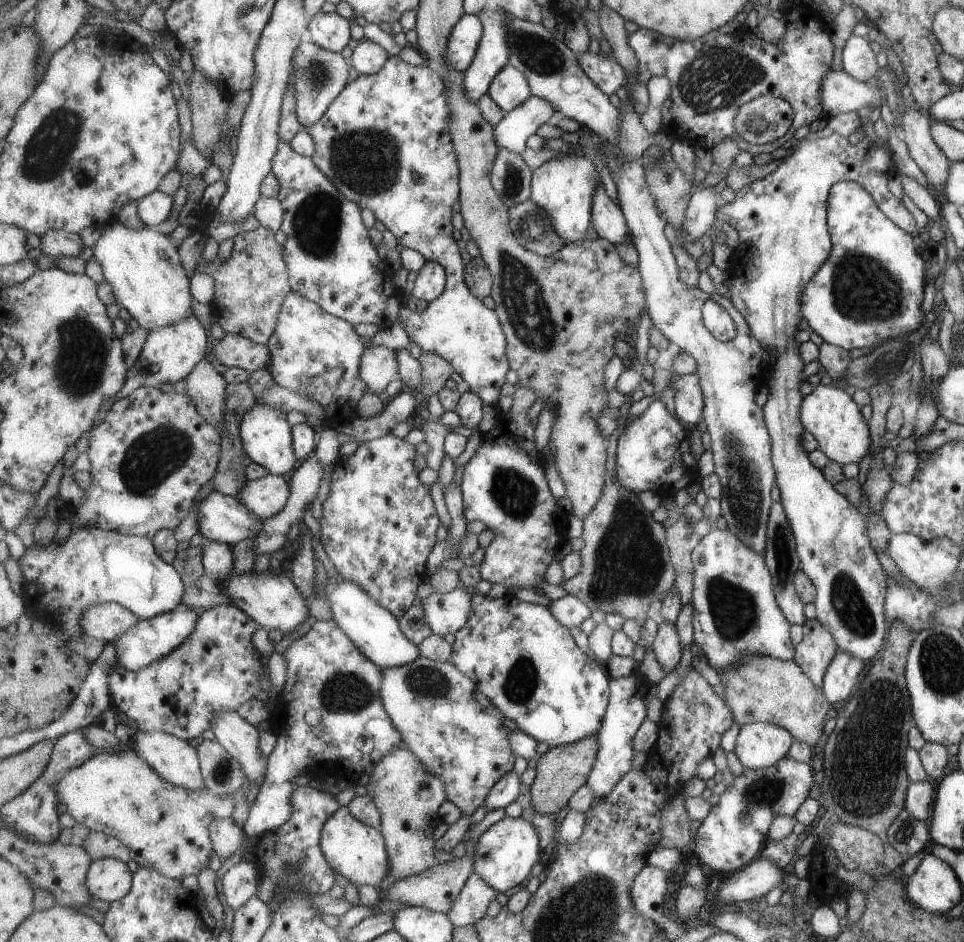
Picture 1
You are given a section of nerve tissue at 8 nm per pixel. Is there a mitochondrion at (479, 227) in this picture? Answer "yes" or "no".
no

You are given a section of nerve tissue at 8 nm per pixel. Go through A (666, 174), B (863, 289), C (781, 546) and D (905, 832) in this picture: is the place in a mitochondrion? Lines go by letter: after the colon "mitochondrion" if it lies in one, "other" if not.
A: mitochondrion
B: mitochondrion
C: mitochondrion
D: mitochondrion

